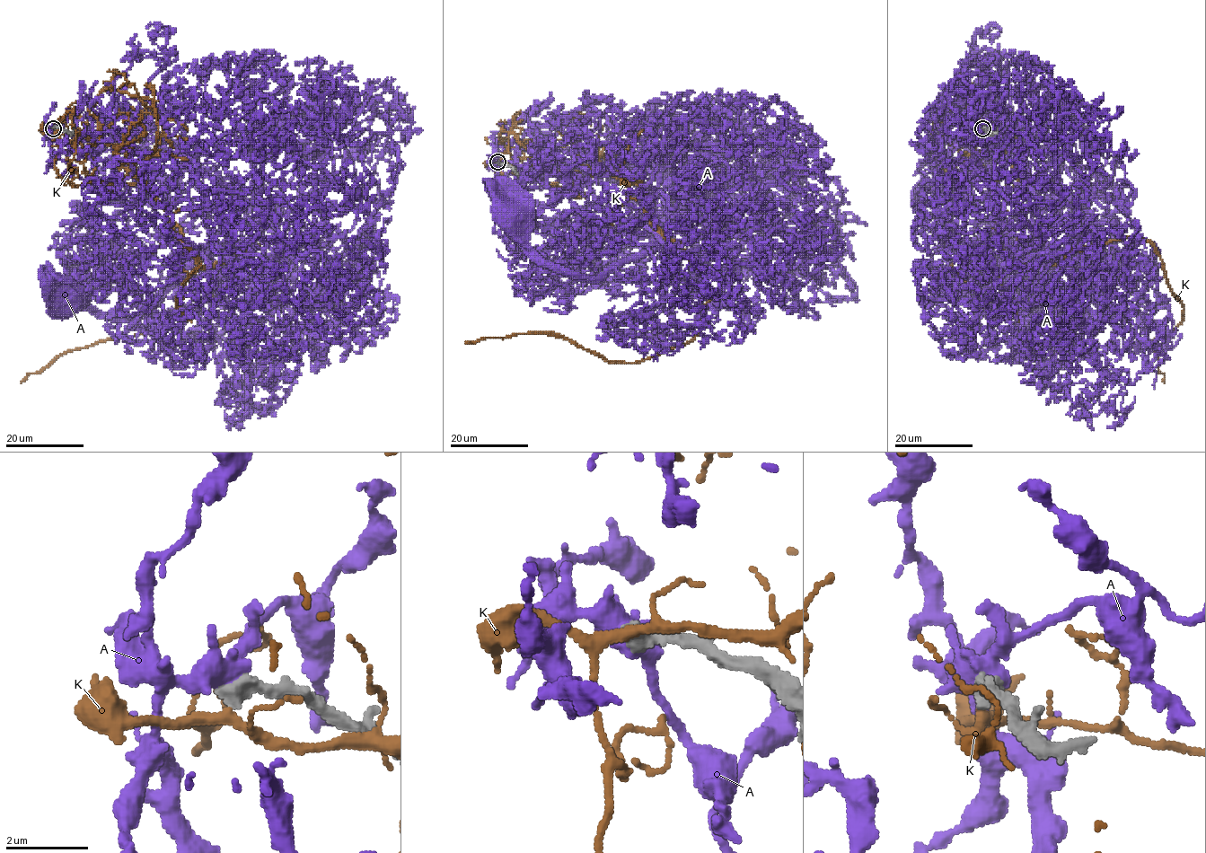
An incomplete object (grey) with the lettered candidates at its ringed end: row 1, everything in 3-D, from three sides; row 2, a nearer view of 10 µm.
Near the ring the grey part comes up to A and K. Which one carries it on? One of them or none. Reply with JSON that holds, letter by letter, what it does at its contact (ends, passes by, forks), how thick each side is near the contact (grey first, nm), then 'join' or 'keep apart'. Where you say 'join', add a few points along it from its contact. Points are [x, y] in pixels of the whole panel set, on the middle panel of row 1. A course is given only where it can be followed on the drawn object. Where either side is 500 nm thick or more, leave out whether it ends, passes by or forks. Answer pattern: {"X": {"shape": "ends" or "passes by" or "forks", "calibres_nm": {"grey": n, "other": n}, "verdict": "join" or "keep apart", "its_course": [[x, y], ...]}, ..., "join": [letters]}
{"A": {"shape": "passes by", "calibres_nm": {"grey": 480, "other": 480}, "verdict": "keep apart"}, "K": {"shape": "forks", "calibres_nm": {"grey": 440, "other": 220}, "verdict": "keep apart"}, "join": []}

